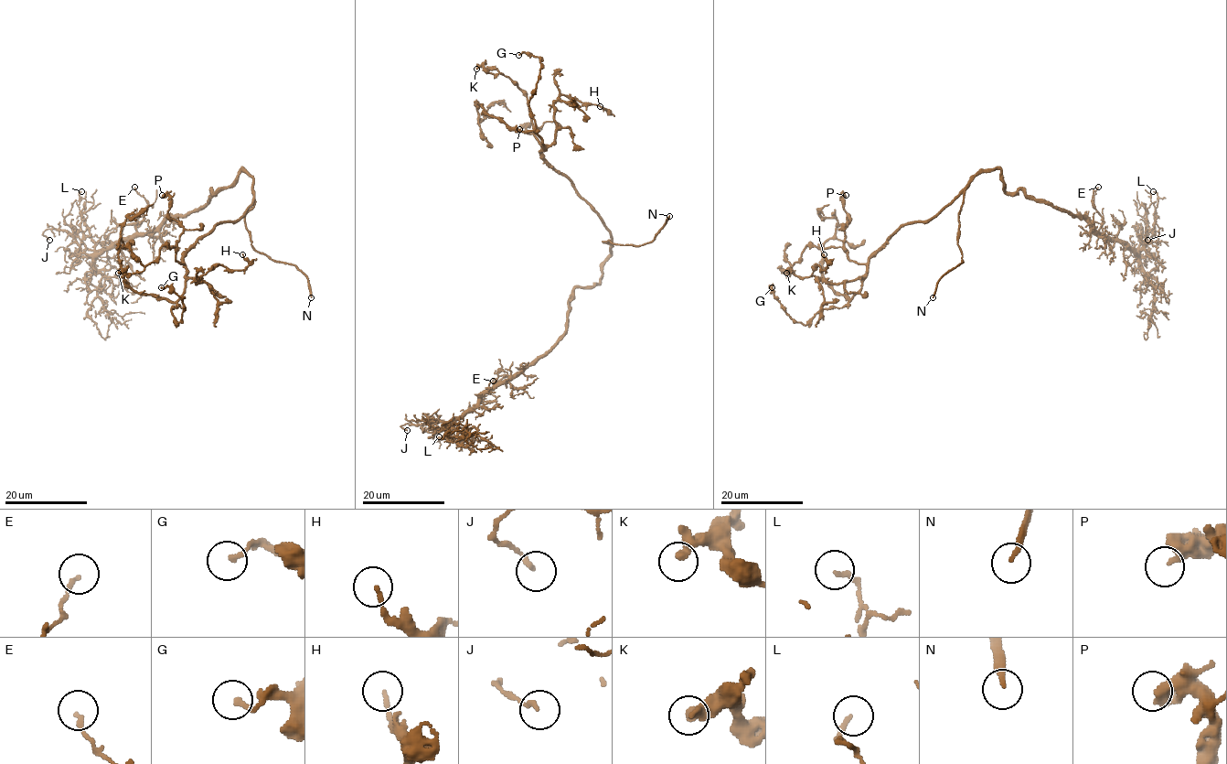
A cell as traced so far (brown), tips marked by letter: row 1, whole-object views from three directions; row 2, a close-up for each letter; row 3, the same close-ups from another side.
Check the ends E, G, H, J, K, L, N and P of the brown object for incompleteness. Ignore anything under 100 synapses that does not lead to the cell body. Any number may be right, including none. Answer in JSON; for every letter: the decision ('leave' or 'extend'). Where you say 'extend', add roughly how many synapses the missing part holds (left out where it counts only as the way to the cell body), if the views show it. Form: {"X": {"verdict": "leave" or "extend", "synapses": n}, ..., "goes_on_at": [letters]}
{"E": {"verdict": "leave"}, "G": {"verdict": "leave"}, "H": {"verdict": "leave"}, "J": {"verdict": "leave"}, "K": {"verdict": "leave"}, "L": {"verdict": "leave"}, "N": {"verdict": "extend"}, "P": {"verdict": "leave"}, "goes_on_at": ["N"]}

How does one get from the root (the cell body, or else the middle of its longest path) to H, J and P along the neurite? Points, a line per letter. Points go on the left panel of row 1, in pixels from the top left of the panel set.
H: (250, 177), (252, 203), (197, 241), (183, 258), (186, 274), (197, 283), (219, 264), (244, 270), (242, 254)
J: (250, 177), (240, 169), (204, 206), (100, 253), (84, 254), (61, 231), (47, 228), (49, 240)
P: (250, 177), (252, 203), (204, 234), (183, 263), (176, 260), (183, 228), (162, 195)

